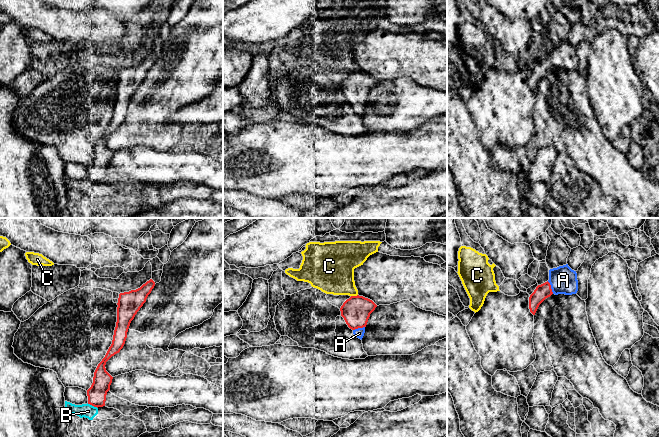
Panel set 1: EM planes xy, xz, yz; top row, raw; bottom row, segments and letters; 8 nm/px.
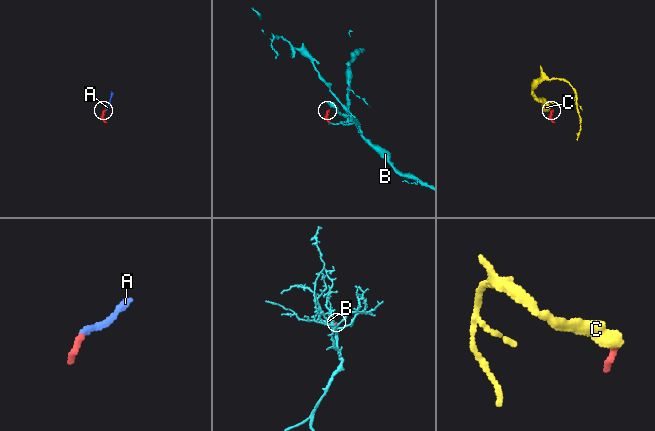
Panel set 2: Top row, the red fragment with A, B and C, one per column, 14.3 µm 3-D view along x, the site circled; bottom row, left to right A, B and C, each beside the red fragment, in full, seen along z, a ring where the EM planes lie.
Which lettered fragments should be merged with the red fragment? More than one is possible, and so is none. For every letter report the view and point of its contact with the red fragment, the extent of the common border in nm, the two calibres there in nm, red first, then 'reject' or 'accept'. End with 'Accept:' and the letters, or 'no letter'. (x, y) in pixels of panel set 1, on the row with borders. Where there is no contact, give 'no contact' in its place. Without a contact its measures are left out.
A: meets red in yz at (550, 287); contact 120 nm long; 120 nm thick on the red side, 220 nm on the other; accept
B: meets red in xy at (92, 405); contact 100 nm long; 150 nm thick on the red side, 110 nm on the other; reject
C: meets red in xz at (354, 296); contact 60 nm long; 240 nm thick on the red side, 340 nm on the other; reject
Accept: A

